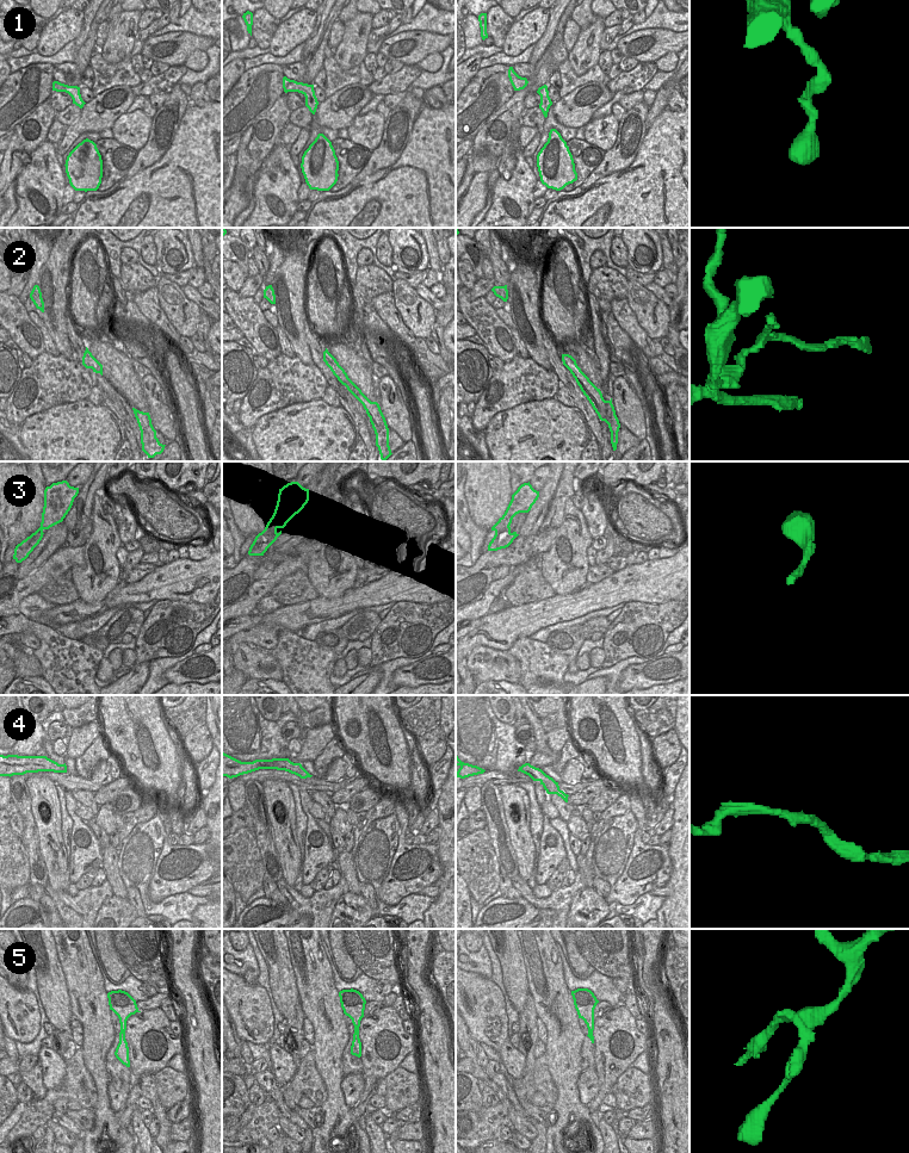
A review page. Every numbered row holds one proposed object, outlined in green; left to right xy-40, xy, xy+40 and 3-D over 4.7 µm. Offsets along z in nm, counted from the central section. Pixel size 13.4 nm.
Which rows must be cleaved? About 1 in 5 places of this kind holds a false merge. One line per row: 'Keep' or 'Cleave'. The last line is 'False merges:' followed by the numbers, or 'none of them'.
1: Keep
2: Cleave
3: Cleave
4: Keep
5: Keep
False merges: 2, 3.

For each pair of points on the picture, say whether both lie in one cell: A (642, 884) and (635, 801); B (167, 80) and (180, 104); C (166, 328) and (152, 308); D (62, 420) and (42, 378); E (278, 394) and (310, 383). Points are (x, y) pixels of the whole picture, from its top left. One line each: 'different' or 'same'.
A: same
B: different
C: same
D: different
E: same

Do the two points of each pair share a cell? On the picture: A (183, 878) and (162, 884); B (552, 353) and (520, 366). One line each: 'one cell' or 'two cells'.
A: one cell
B: two cells

